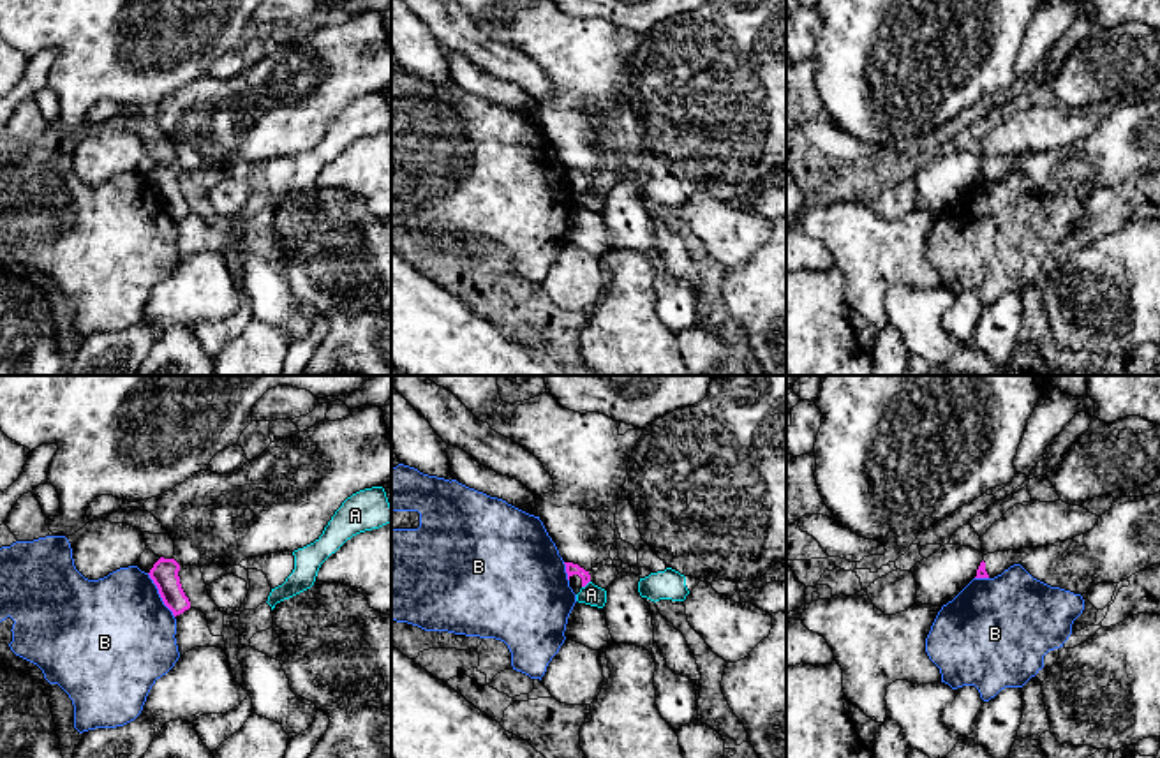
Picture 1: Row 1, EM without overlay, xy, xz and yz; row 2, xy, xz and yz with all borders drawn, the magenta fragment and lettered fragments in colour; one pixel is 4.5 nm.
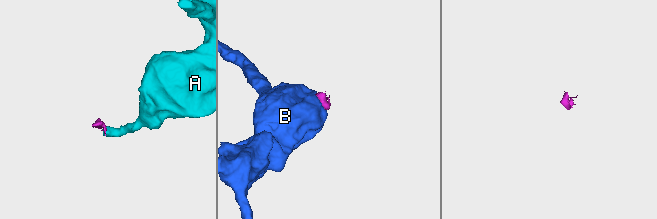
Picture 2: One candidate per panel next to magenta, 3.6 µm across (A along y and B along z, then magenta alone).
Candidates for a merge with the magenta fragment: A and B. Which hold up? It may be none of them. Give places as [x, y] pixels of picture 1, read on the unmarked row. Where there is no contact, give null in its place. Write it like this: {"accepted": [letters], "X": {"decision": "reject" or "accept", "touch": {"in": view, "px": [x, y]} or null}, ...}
{"accepted": [], "A": {"decision": "reject", "touch": {"in": "xz", "px": [586, 189]}}, "B": {"decision": "reject", "touch": {"in": "xy", "px": [159, 198]}}}

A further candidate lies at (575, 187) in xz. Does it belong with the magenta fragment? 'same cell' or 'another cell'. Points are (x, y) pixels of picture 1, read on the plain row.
same cell

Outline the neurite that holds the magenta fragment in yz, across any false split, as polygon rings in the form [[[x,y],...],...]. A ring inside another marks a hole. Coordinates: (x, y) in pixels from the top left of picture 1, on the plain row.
[[[1160,97],[1114,104],[1089,137],[1072,145],[987,159],[975,183],[994,183],[1014,169],[1074,199],[1086,199],[1098,189],[1119,189],[1160,169]]]

